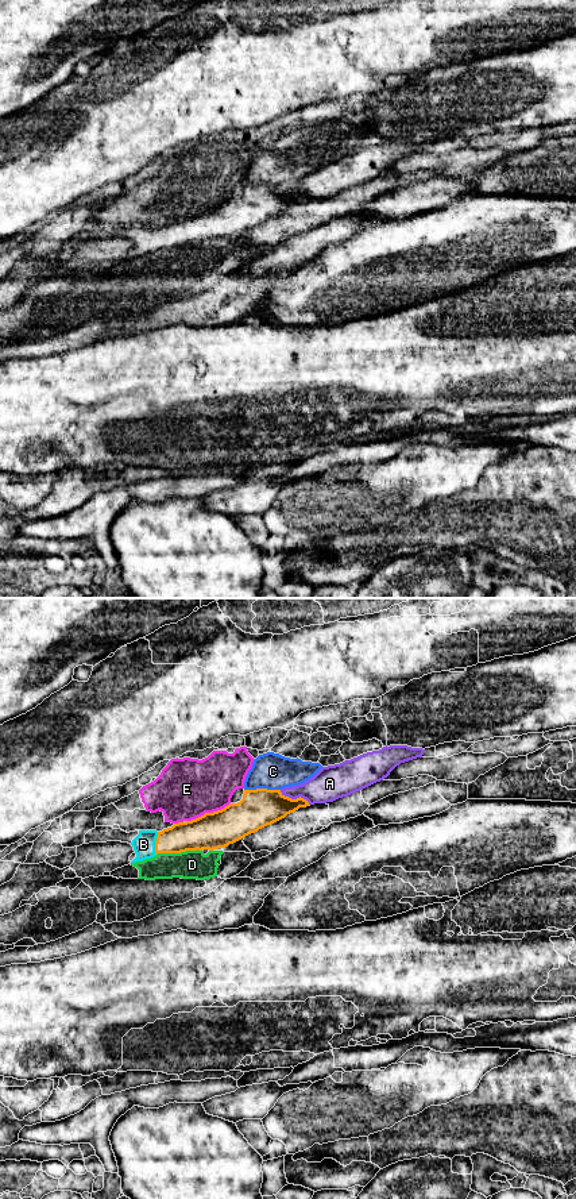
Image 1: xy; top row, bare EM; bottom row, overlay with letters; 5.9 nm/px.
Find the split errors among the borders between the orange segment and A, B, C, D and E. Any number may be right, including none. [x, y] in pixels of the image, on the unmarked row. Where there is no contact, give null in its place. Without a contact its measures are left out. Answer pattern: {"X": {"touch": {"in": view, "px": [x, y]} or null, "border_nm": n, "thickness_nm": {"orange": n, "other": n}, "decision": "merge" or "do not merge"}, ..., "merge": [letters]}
{"A": {"touch": {"in": "xy", "px": [294, 195]}, "border_nm": 200, "thickness_nm": {"orange": 220, "other": 200}, "decision": "do not merge"}, "B": {"touch": {"in": "xy", "px": [155, 238]}, "border_nm": 140, "thickness_nm": {"orange": 180, "other": 130}, "decision": "merge"}, "C": {"touch": {"in": "xy", "px": [262, 184]}, "border_nm": 220, "thickness_nm": {"orange": 220, "other": 220}, "decision": "do not merge"}, "D": {"touch": {"in": "xy", "px": [178, 247]}, "border_nm": 280, "thickness_nm": {"orange": 220, "other": 180}, "decision": "do not merge"}, "E": {"touch": {"in": "xy", "px": [208, 208]}, "border_nm": 280, "thickness_nm": {"orange": 220, "other": 360}, "decision": "do not merge"}, "merge": ["B"]}

